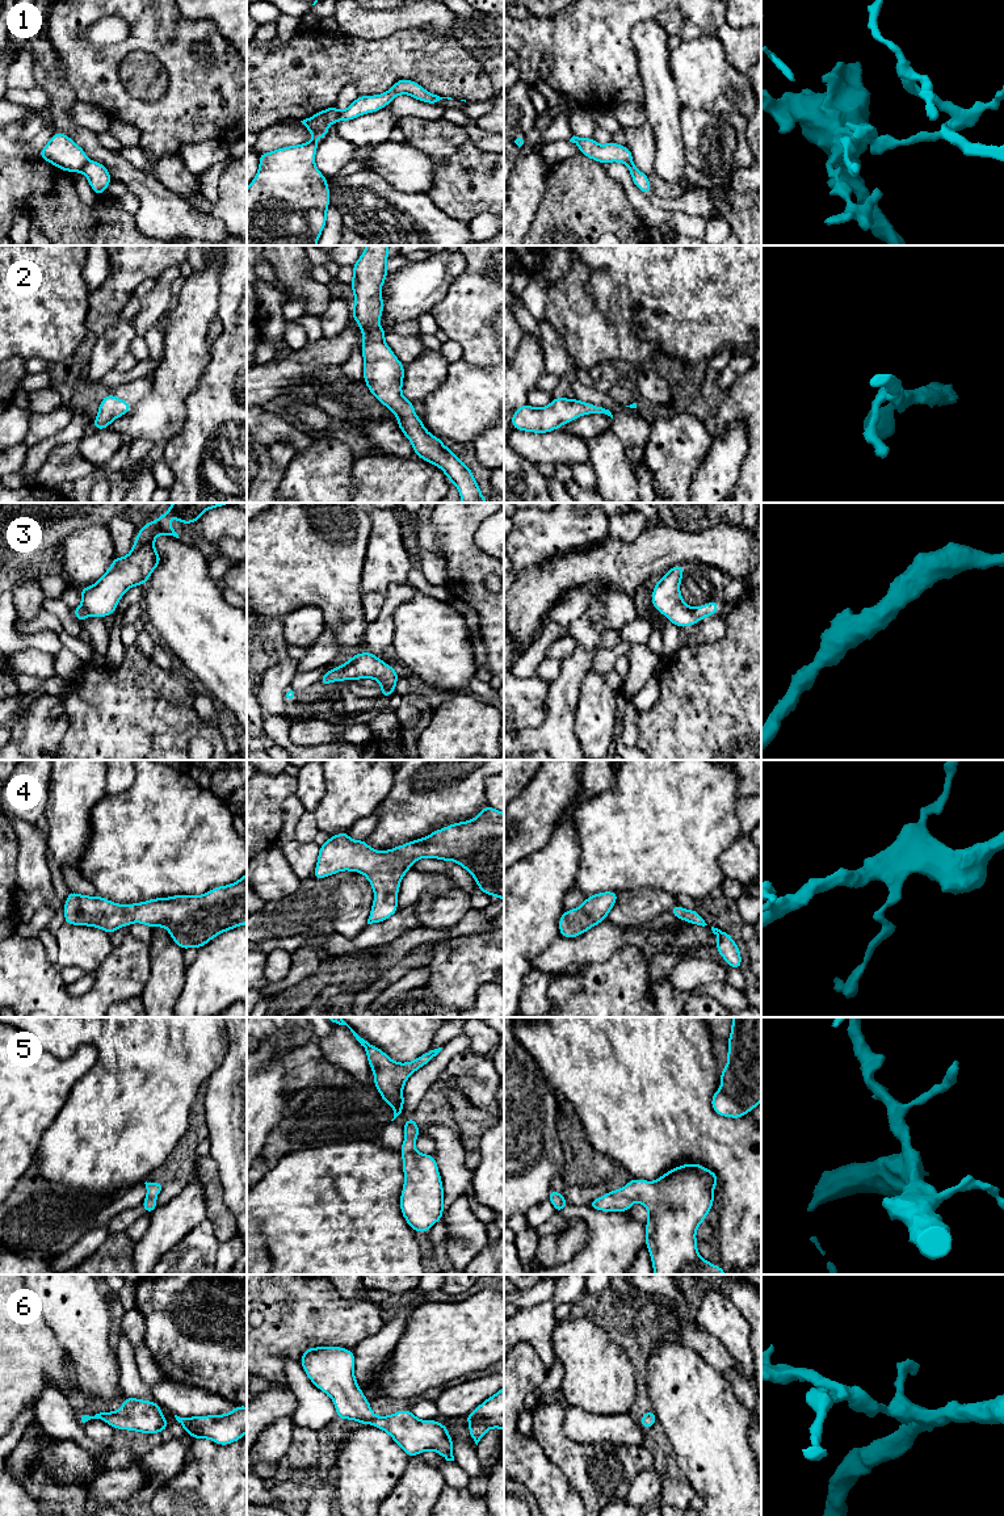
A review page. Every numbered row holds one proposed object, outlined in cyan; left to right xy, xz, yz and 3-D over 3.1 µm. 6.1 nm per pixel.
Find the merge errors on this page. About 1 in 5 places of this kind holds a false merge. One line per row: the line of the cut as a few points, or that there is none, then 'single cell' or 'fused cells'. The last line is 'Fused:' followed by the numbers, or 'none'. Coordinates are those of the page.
1: cut in xy along (87, 160), (79, 171); fused cells
2: no cut; single cell
3: no cut; single cell
4: no cut; single cell
5: no cut; single cell
6: no cut; single cell
Fused: 1

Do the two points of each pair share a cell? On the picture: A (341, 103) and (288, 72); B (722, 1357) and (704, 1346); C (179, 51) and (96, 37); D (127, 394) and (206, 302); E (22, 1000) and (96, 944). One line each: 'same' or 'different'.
A: different
B: same
C: different
D: different
E: different

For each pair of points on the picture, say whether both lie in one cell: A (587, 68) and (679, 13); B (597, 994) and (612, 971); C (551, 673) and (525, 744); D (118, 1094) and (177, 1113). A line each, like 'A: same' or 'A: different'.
A: same
B: same
C: different
D: same

